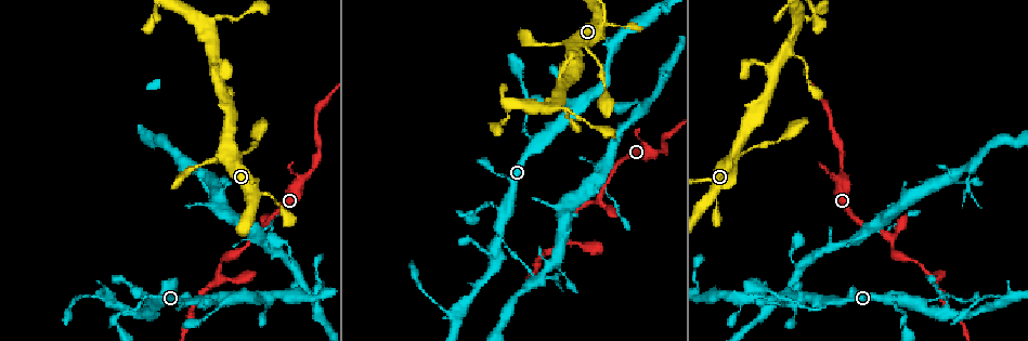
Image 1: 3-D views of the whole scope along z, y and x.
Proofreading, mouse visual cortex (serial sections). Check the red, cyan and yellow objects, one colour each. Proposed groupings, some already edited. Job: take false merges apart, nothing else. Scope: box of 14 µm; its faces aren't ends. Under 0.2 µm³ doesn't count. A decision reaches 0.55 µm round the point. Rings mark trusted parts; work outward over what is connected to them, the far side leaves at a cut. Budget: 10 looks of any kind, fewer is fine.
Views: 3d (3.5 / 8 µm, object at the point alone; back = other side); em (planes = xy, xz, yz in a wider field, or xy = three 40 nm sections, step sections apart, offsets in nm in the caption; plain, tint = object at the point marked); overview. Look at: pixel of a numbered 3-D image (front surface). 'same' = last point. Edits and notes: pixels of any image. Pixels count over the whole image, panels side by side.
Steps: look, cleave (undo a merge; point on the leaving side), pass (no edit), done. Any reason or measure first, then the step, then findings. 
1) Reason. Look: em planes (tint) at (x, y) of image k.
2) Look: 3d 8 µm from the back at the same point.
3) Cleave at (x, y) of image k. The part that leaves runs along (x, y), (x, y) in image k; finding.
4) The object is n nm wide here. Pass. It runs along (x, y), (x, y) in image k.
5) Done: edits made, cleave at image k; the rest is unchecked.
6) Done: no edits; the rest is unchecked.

Small branch off a trunk. Look: 3d 3.5 µm at (838, 303) of image 1.

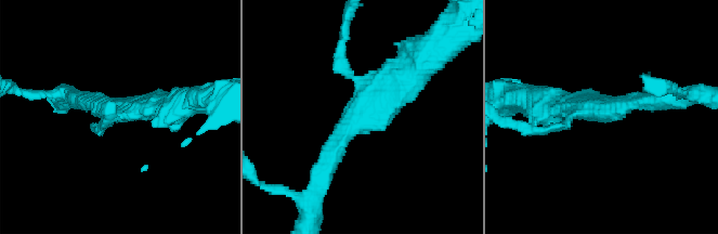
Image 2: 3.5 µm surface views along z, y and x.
3 arms meet here; the arms are 150, 250, 400 nm wide. Look: em xy step 3 (tint) at (597, 112) of image 2.

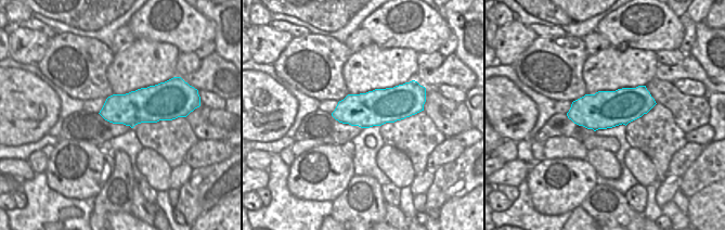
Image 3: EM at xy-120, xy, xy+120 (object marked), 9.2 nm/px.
The object is 320 nm wide here. Pass. It runs along (327, 163), (347, 127), (423, 57) in image 2; one cell here.

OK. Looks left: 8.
Side arm on a straight run. Look: 3d 8 µm at (501, 209) of image 1.

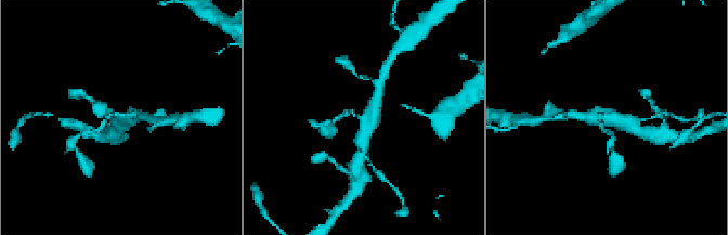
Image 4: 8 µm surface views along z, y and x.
Closer look. Look: 3d 3.5 µm at (365, 115) of image 4.

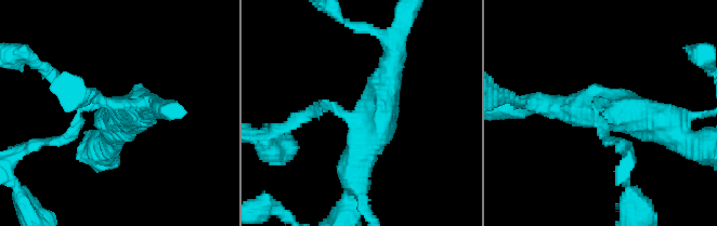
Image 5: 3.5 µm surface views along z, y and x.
3 arms meet here; the arms are 150, 350, 450 nm wide; need the tissue. Look: em planes (tint) at (607, 108) of image 5.

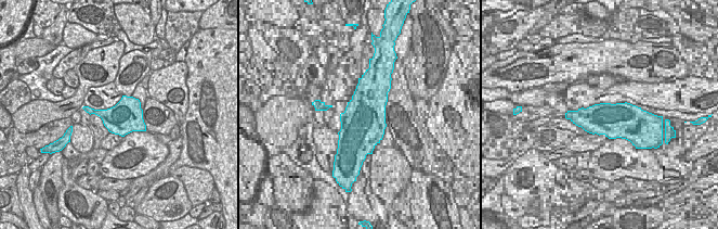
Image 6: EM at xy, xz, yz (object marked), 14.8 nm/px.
Pass. It runs along (394, 58), (354, 184) in image 5; all the same cell.

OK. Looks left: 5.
A narrow waist. Look: 3d 3.5 µm at (891, 247) of image 1.

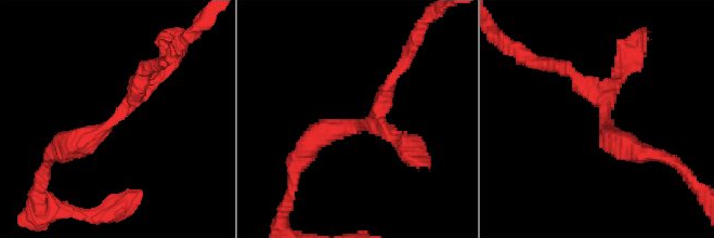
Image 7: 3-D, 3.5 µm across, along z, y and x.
Look: em xy step 3 (tint) at (605, 126) of image 7.

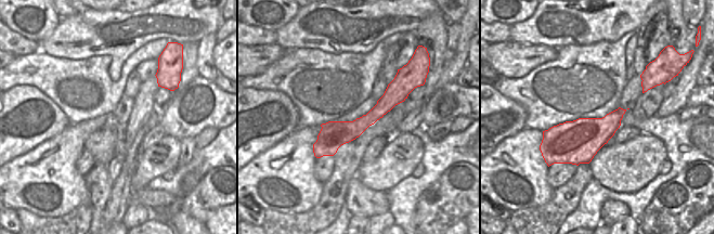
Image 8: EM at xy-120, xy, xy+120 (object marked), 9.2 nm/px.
Pass. One cell here.

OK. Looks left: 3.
Sharp bend. Look: 3d 3.5 µm at (218, 277) of image 1.

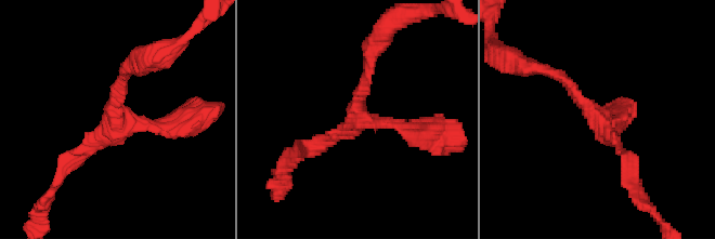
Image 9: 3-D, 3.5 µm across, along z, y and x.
Shape alone is not enough. Look: em xy step 5 (tint) at (116, 121) of image 9.

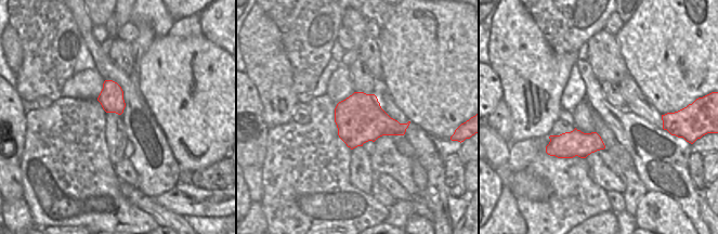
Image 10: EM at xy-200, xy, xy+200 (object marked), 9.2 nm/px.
Pass. It runs along (368, 68), (358, 118), (428, 134) in image 9; all the same cell.

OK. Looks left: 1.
Done: no edits; the rest is unchecked.

